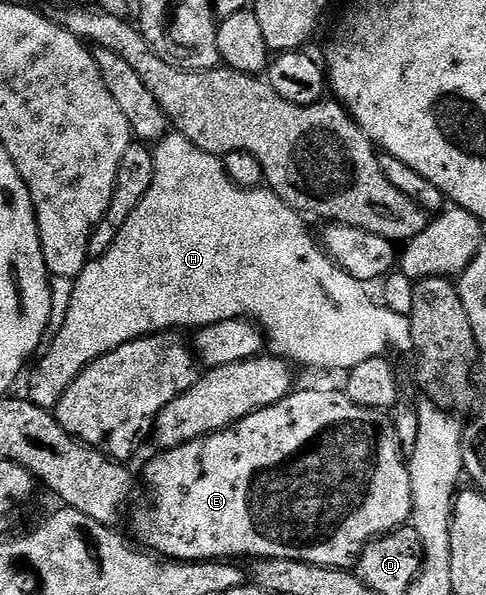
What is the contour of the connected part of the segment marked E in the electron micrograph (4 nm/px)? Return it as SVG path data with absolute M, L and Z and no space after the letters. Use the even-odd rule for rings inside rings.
M295 390L289 396L285 396L280 402L276 402L272 406L268 406L264 410L256 410L252 414L248 414L248 418L238 420L234 427L225 428L219 432L214 432L211 436L205 436L199 440L188 442L179 448L167 448L157 453L159 456L151 462L146 468L146 492L150 495L150 501L147 502L146 508L142 508L134 516L134 532L138 535L137 543L143 549L149 550L151 553L157 554L159 557L167 560L181 560L183 562L197 562L200 560L226 560L227 558L238 558L234 556L250 556L254 560L279 560L280 558L288 558L296 562L308 562L316 566L328 566L329 568L353 569L358 563L358 555L366 549L367 544L371 540L377 540L380 536L385 536L388 532L395 532L396 529L403 527L411 519L413 510L412 498L412 482L409 480L409 470L407 461L404 459L402 450L402 440L396 434L394 429L394 421L386 412L377 412L374 408L361 408L356 406L356 402L352 402L345 394L345 391L338 392L301 392Z

